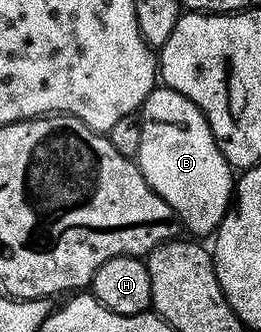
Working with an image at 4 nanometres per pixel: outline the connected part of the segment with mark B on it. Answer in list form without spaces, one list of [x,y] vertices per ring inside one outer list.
[[[156,86],[141,109],[141,146],[137,157],[147,185],[172,208],[192,237],[210,237],[232,205],[237,176],[219,148],[203,112],[177,90]]]

